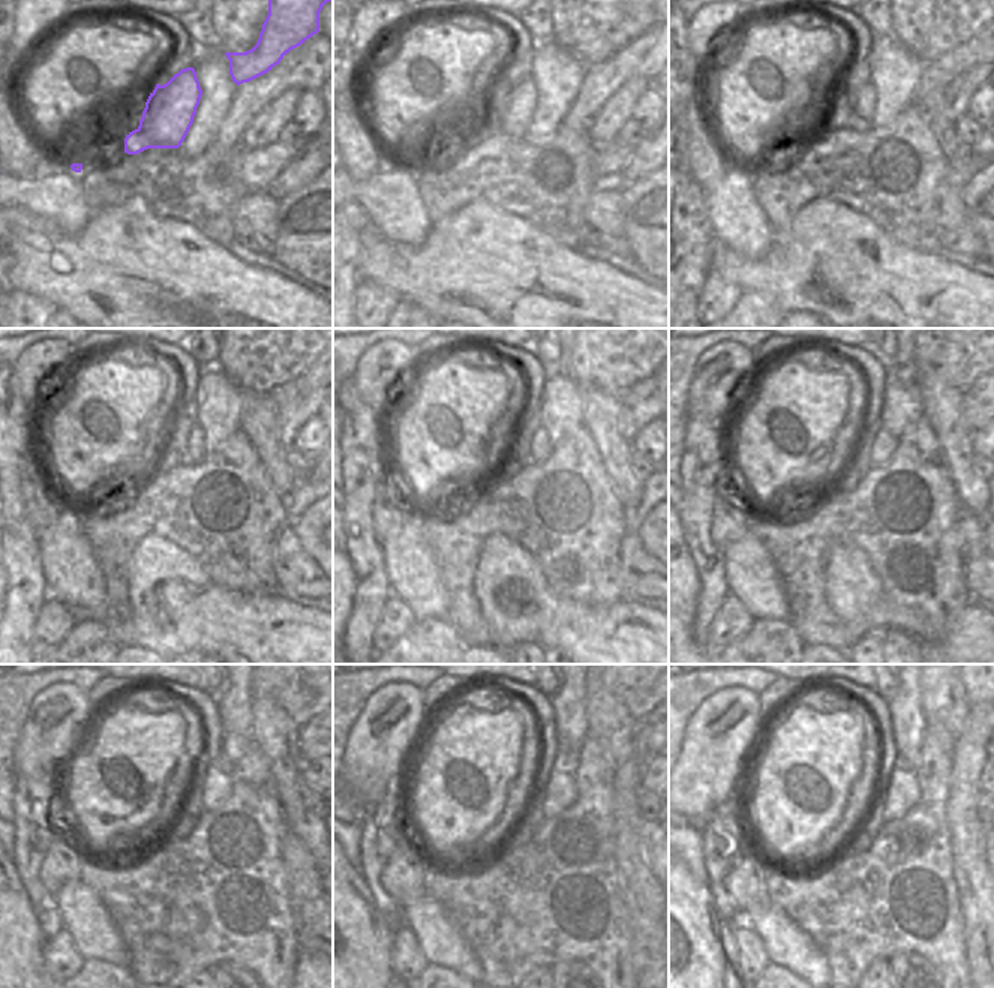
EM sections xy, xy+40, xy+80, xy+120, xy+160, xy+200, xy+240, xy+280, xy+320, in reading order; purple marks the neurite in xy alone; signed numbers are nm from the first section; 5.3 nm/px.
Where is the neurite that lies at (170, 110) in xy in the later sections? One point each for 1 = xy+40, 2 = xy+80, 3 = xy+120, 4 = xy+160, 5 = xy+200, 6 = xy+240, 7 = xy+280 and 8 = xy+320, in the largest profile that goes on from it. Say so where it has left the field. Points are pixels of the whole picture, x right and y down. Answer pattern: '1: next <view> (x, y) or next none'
1: next xy+40 (513, 119)
2: next xy+80 (865, 99)
3: next xy+120 (197, 437)
4: next xy+160 (540, 449)
5: next xy+200 (883, 444)
6: next xy+240 (215, 783)
7: next xy+280 (550, 784)
8: next xy+320 (889, 787)

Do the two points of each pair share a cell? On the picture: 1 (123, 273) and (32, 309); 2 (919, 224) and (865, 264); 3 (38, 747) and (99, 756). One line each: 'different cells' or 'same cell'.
1: different cells
2: different cells
3: different cells

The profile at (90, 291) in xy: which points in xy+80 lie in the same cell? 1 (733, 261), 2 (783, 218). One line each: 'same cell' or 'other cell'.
1: same cell
2: other cell

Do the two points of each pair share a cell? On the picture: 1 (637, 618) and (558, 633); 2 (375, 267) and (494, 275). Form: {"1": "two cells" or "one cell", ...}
{"1": "one cell", "2": "one cell"}

